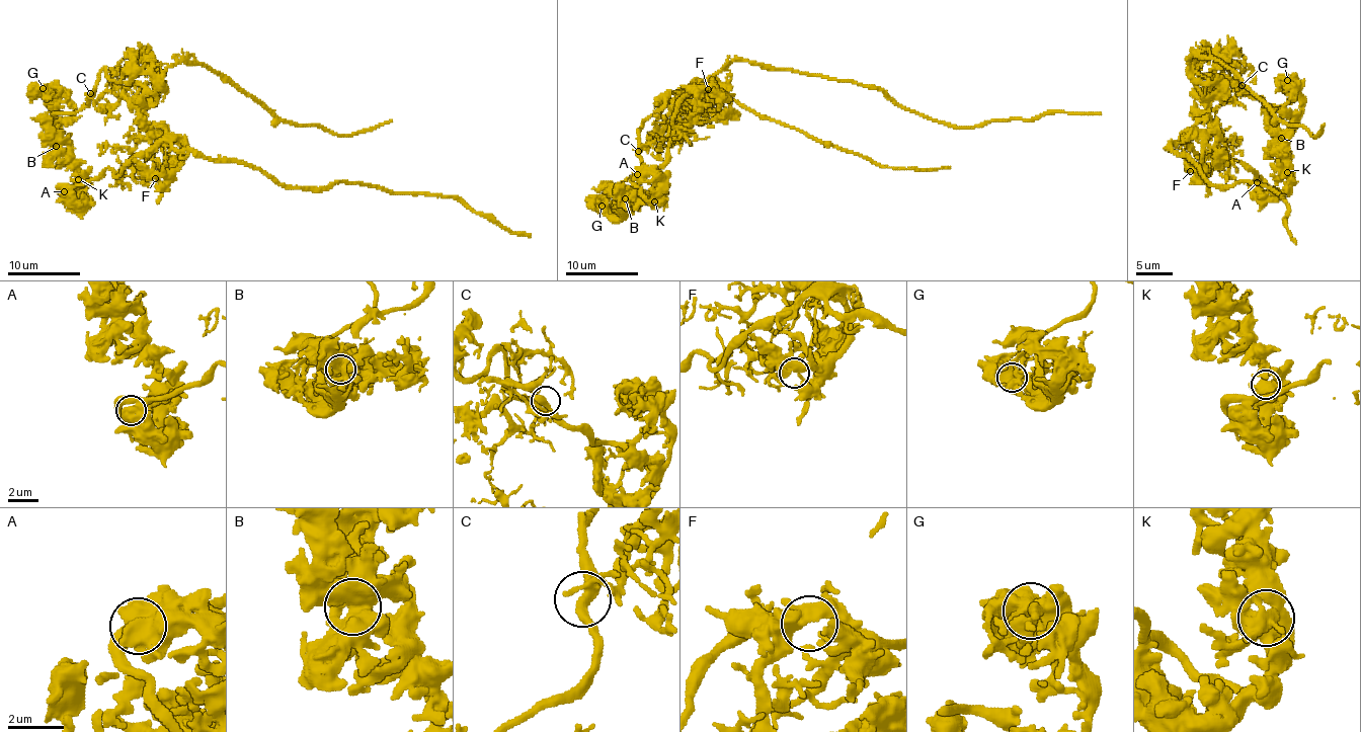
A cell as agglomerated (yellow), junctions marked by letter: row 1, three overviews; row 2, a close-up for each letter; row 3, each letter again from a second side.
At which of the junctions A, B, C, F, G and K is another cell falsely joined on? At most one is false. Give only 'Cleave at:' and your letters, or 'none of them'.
Cleave at: B

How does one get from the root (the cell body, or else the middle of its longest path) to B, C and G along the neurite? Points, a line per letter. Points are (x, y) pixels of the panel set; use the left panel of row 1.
B: (174, 148), (106, 91), (76, 112), (54, 113), (56, 147)
C: (174, 148), (167, 133), (155, 125), (146, 125), (140, 112), (124, 97), (106, 91), (94, 100), (90, 93)
G: (174, 148), (109, 91), (54, 113), (54, 123), (43, 88)

